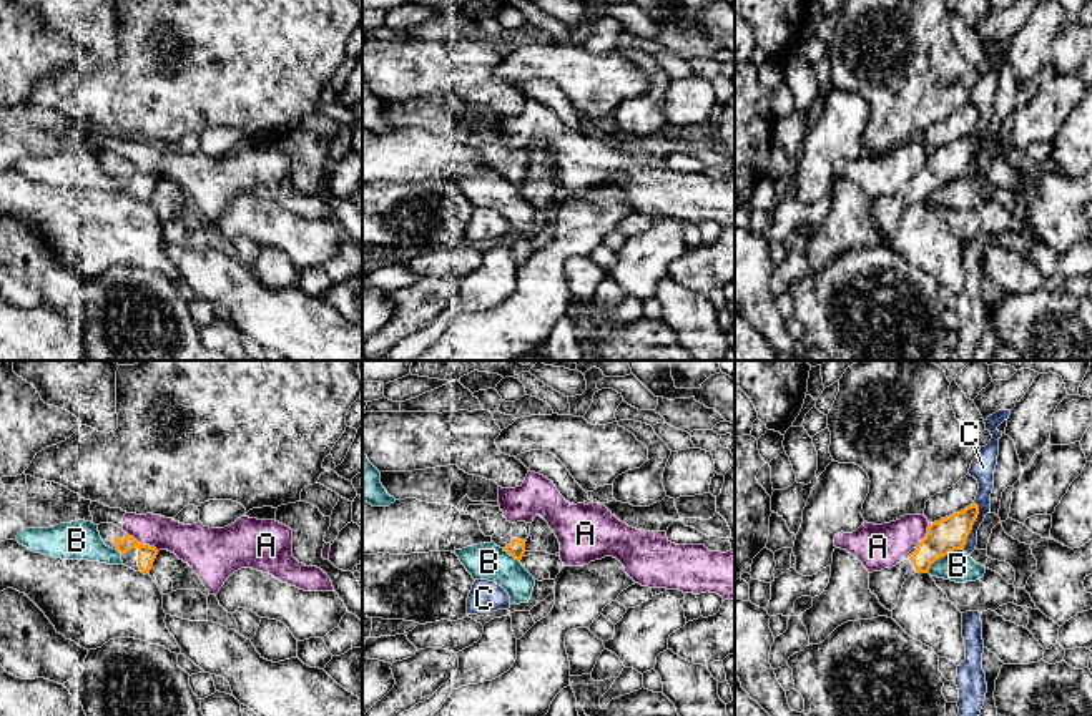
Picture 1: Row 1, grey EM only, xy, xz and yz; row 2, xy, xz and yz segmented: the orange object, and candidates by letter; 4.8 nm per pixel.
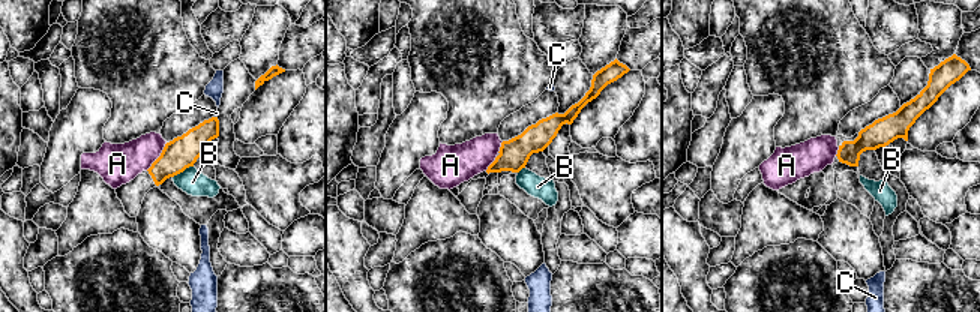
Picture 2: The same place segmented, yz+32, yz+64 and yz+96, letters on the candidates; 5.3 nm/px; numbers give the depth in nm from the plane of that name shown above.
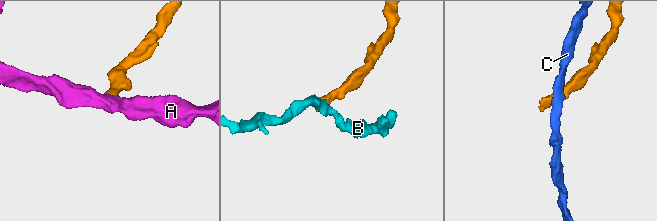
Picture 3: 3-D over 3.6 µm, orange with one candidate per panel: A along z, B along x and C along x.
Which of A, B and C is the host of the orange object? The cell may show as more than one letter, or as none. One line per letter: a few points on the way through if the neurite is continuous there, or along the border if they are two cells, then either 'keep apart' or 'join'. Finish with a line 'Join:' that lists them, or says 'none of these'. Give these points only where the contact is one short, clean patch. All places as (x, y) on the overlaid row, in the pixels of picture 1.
A: along xy (125, 530), (138, 542), (153, 545), (158, 550) | keep apart
B: along yz (961, 549), (939, 557), (926, 572) | keep apart
C: along yz (974, 502), (978, 517), (961, 549) | keep apart
Join: none of these

